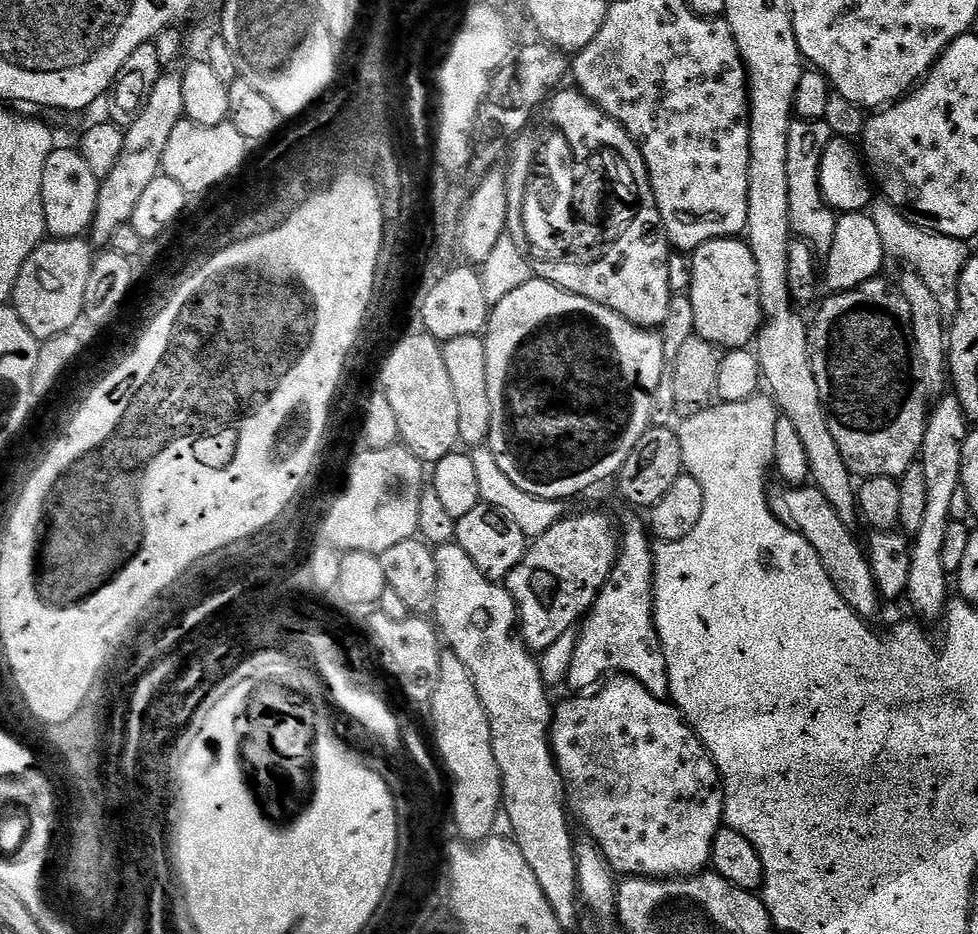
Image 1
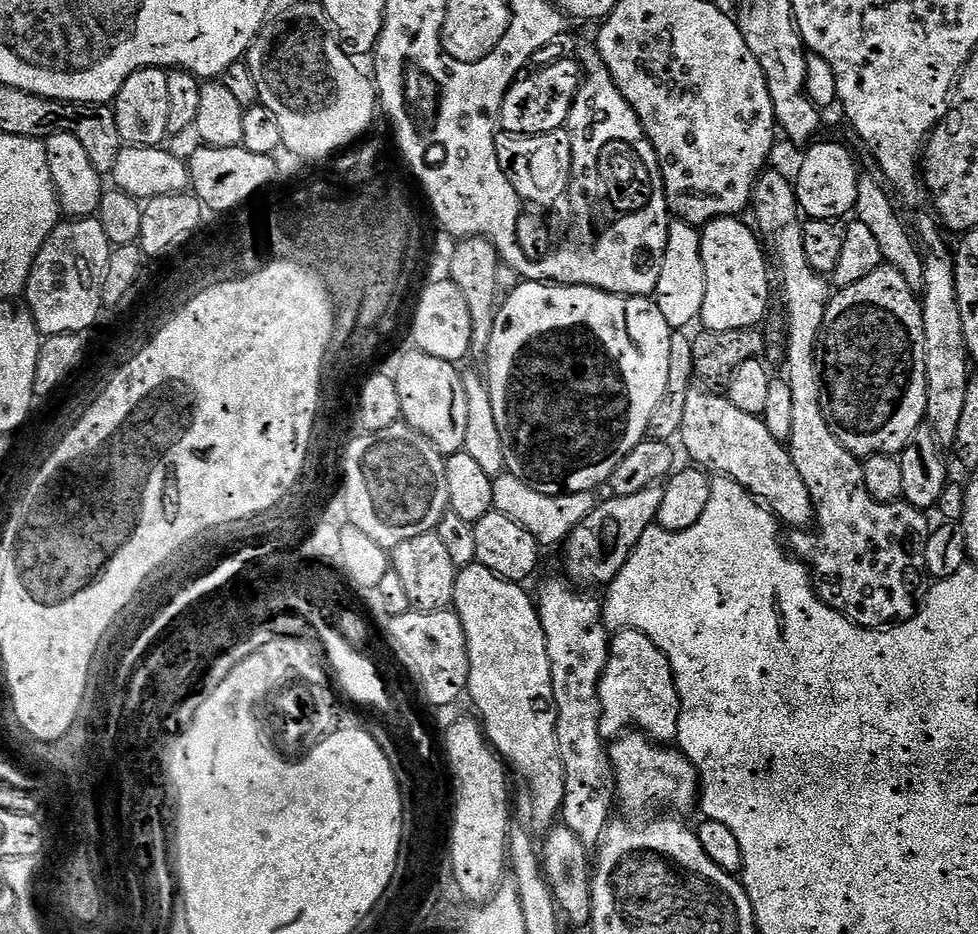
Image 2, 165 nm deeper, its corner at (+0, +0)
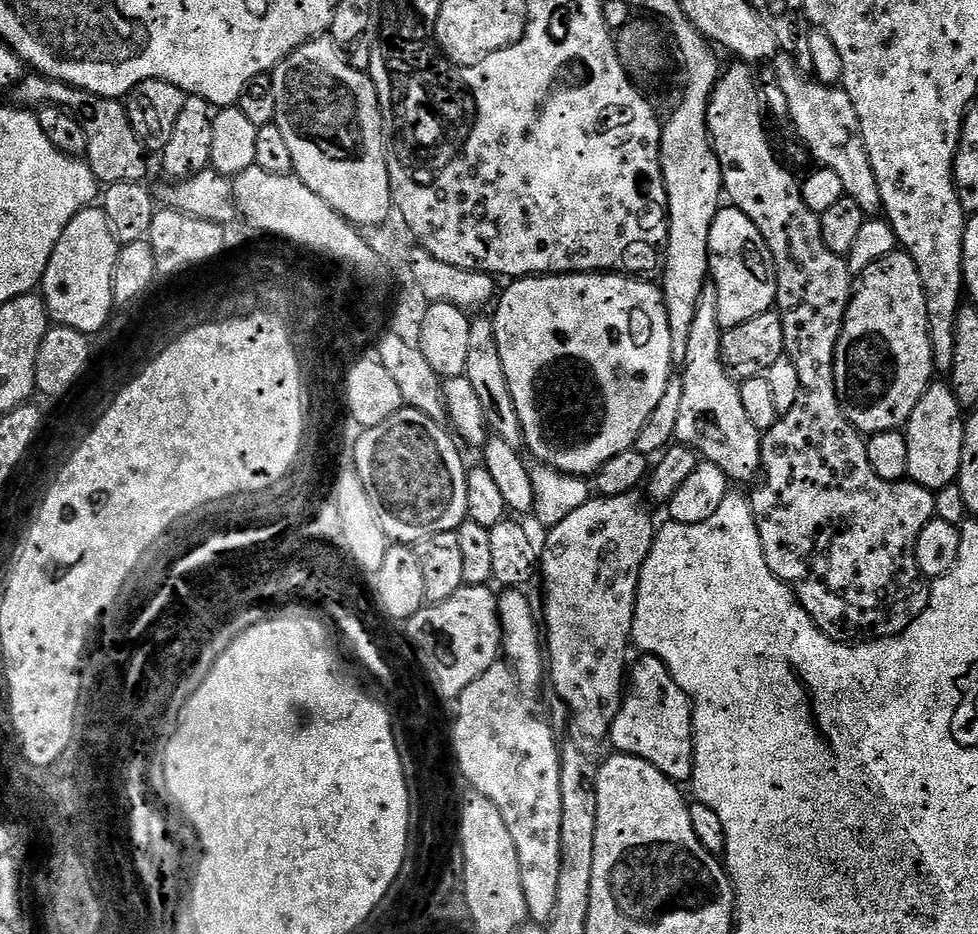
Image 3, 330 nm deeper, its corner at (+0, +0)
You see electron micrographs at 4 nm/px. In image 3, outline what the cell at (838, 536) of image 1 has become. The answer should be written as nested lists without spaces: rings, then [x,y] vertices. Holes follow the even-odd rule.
[[[708,282],[698,298],[694,322],[690,325],[690,338],[687,339],[686,362],[682,369],[682,406],[678,409],[676,440],[691,448],[697,457],[718,466],[718,470],[725,472],[729,481],[755,481],[762,472],[762,434],[754,422],[750,422],[750,417],[742,407],[739,383],[732,380],[722,366],[723,337],[724,332],[718,322],[718,294],[715,286]]]

